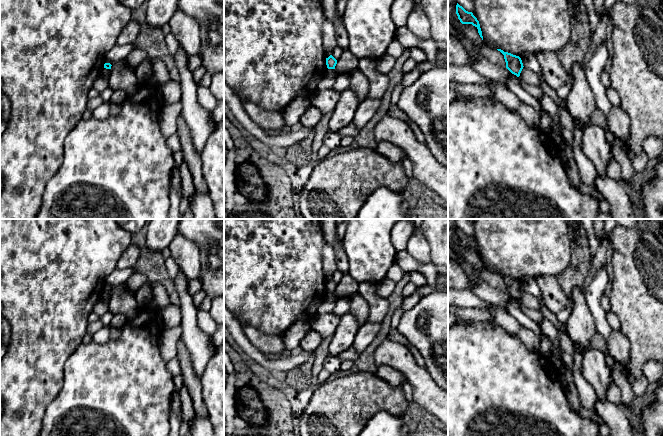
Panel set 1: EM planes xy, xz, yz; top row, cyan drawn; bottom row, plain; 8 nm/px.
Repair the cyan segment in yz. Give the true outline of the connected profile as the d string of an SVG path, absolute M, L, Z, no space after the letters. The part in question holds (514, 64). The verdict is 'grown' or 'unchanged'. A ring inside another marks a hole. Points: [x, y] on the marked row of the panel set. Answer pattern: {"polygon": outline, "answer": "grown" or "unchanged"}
{"polygon": "M497 49L497 50L500 51L504 55L504 59L505 59L505 62L506 62L506 68L512 74L519 77L520 73L521 73L521 71L524 67L521 58L519 56L513 55L511 53L504 52L501 49Z", "answer": "unchanged"}

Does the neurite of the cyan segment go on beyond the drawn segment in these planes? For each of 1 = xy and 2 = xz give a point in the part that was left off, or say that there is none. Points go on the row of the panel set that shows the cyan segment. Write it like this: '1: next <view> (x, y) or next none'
1: next none
2: next none

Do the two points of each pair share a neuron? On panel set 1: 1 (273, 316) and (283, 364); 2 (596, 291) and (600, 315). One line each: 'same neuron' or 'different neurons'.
1: different neurons
2: same neuron

